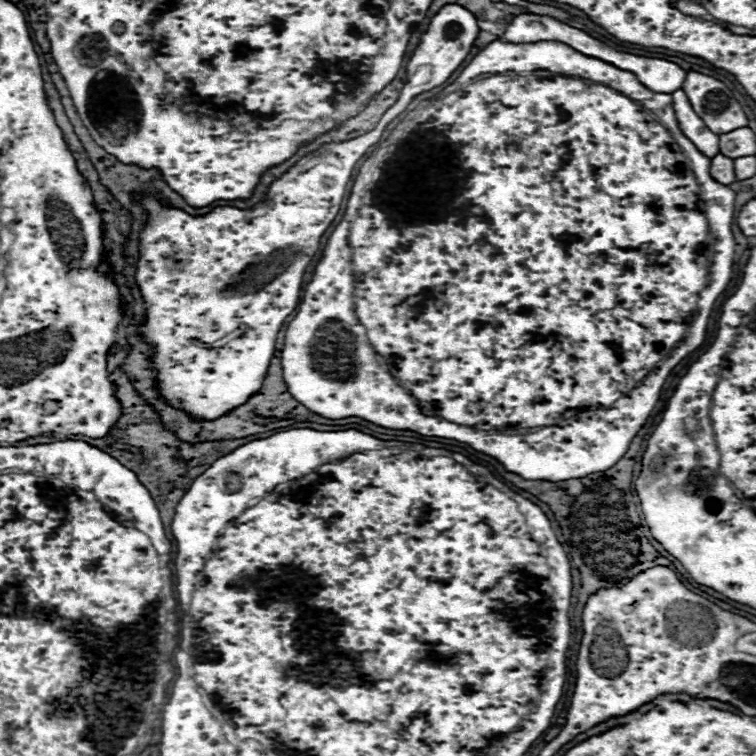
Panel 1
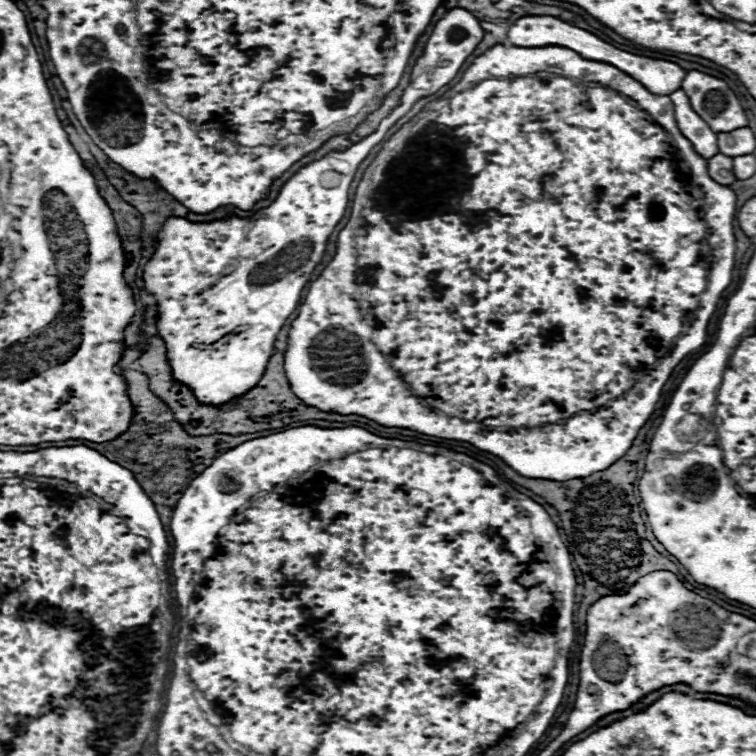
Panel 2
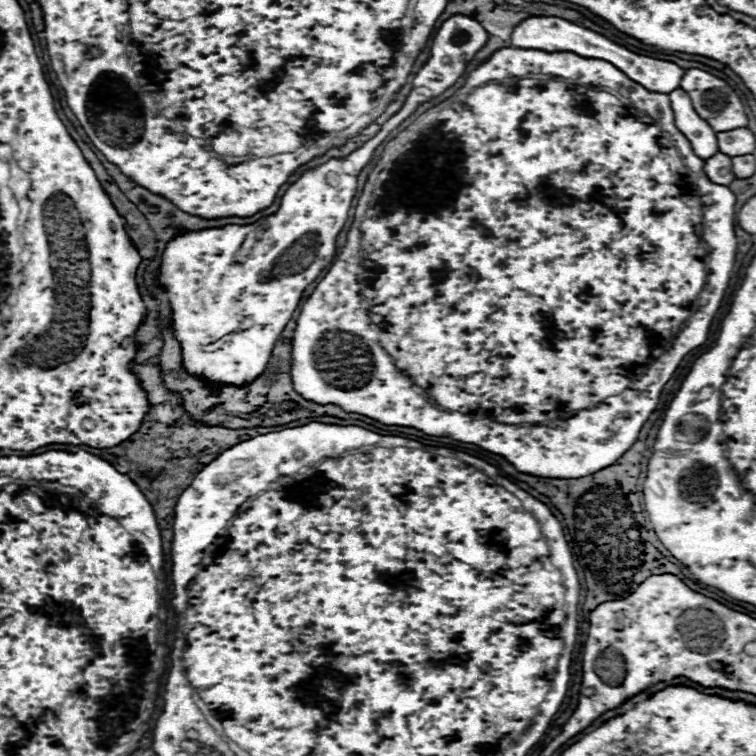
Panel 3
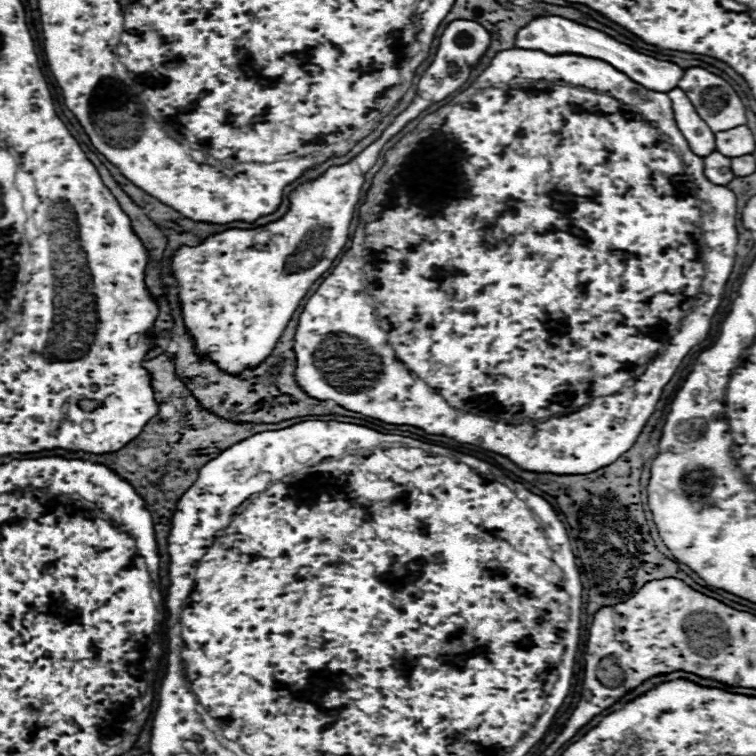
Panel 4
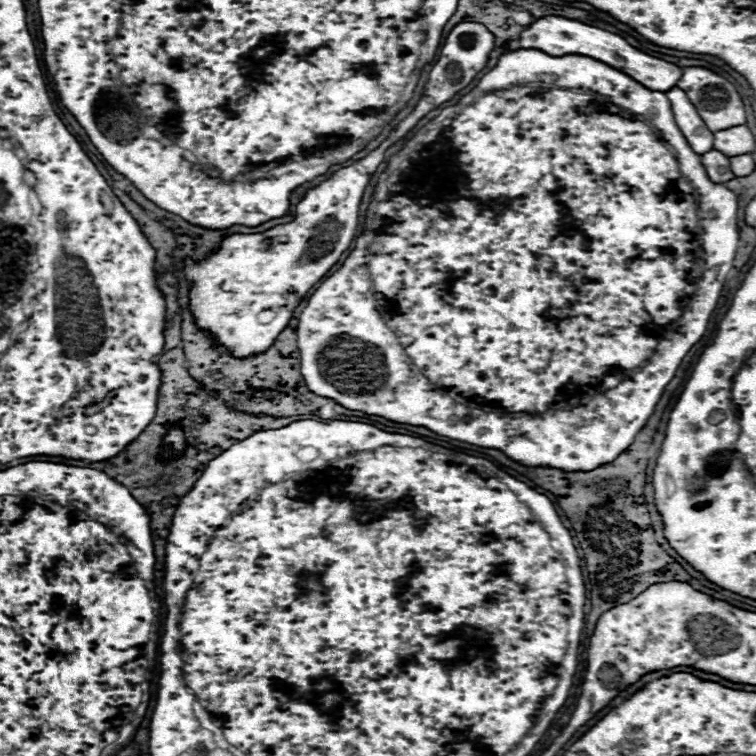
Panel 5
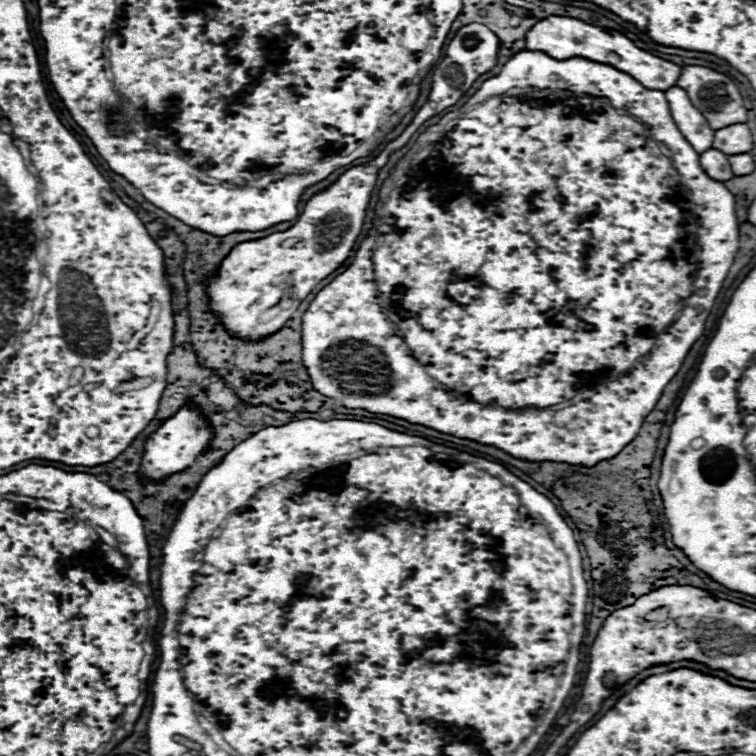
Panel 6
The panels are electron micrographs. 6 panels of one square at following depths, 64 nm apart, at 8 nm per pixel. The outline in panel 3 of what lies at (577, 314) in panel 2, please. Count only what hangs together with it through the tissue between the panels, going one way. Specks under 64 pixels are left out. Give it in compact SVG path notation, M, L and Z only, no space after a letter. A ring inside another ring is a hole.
M500 48L468 76L466 86L458 90L454 102L446 100L430 108L386 144L382 160L376 164L374 172L370 172L362 196L358 198L354 222L342 252L304 302L296 320L290 368L292 384L296 386L296 392L316 404L336 404L346 412L356 412L388 426L412 426L430 436L448 436L458 442L476 444L504 456L524 474L546 478L580 478L594 474L614 464L632 448L644 422L656 410L664 384L672 378L682 358L706 342L712 318L720 308L734 268L734 206L734 192L728 186L708 180L704 174L704 160L692 152L690 142L676 128L668 94L646 90L604 60L582 58L572 52ZM536 74L572 82L550 82L548 88L536 84L528 86L524 82L518 82L516 86L500 84L504 78L532 78ZM584 86L600 90L588 90ZM618 96L628 98L636 110L626 108ZM590 106L594 108L590 110ZM676 182L680 182L680 186ZM706 276L708 296L698 296ZM344 332L358 336L360 340L350 342L348 336L344 338ZM326 334L332 334L330 344L320 344ZM638 374L638 390L628 390L638 380ZM544 420L554 422L540 426L500 426L520 422L538 424Z

